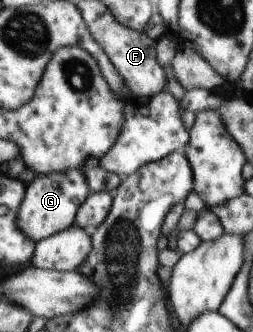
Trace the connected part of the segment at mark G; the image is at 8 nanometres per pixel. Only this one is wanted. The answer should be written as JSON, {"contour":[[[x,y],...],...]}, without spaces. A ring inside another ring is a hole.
{"contour":[[[81,169],[44,175],[38,173],[35,180],[26,188],[17,214],[17,226],[33,242],[39,242],[58,232],[63,232],[73,225],[77,210],[87,200],[90,193],[91,190],[87,186],[87,180]]]}

